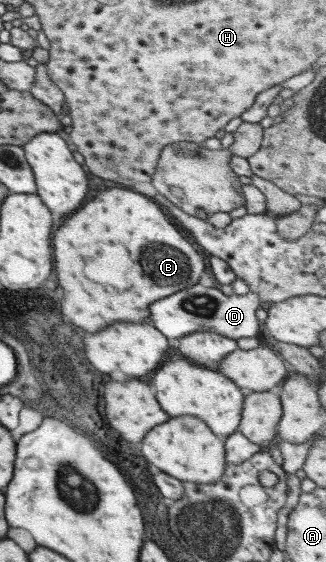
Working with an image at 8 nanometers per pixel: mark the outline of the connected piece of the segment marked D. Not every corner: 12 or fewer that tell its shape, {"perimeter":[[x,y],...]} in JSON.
{"perimeter":[[197,283],[149,305],[153,327],[179,339],[213,330],[260,338],[258,295]]}

